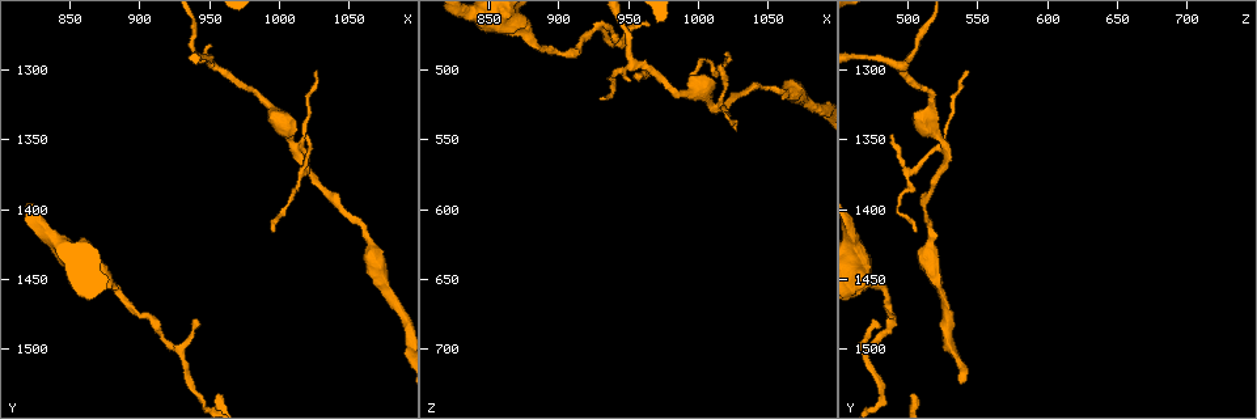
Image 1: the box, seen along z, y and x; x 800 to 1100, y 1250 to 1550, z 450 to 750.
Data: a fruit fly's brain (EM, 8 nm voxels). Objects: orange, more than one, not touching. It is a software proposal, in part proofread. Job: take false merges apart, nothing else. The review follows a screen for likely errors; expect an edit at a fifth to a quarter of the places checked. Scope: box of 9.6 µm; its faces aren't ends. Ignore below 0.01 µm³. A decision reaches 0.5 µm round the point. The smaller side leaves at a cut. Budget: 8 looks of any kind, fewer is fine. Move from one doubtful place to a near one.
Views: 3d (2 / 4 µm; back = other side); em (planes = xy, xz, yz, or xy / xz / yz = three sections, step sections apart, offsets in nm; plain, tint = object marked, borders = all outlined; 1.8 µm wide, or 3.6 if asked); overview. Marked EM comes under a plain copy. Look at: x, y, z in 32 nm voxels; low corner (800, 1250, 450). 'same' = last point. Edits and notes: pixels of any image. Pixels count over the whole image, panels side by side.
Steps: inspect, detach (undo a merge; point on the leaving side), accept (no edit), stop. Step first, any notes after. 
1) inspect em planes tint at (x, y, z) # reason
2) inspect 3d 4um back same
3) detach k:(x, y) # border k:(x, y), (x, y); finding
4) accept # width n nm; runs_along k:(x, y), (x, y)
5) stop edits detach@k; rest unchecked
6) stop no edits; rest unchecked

inspect em xy step 8 tint at (930, 1502, 470) # a fork

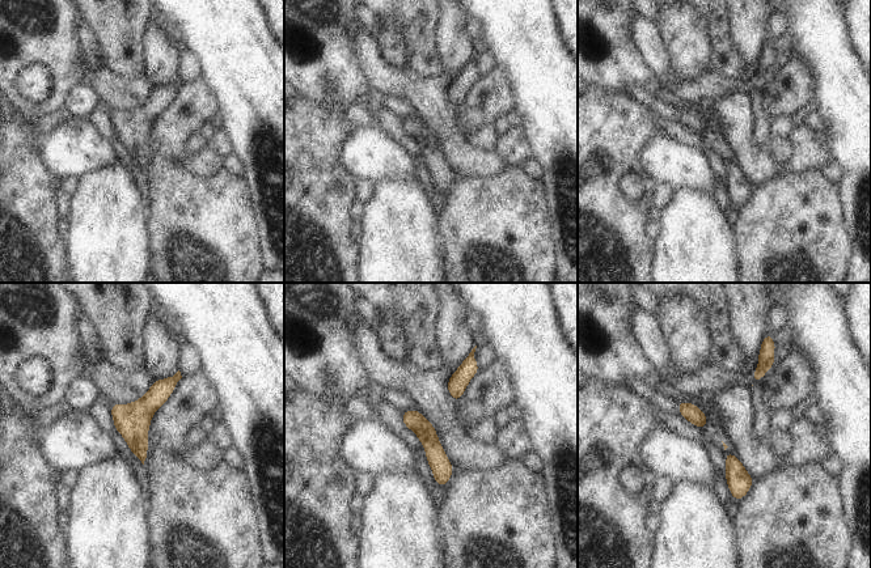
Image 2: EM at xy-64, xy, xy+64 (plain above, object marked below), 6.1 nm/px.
inspect em planes tint same # cut it another way

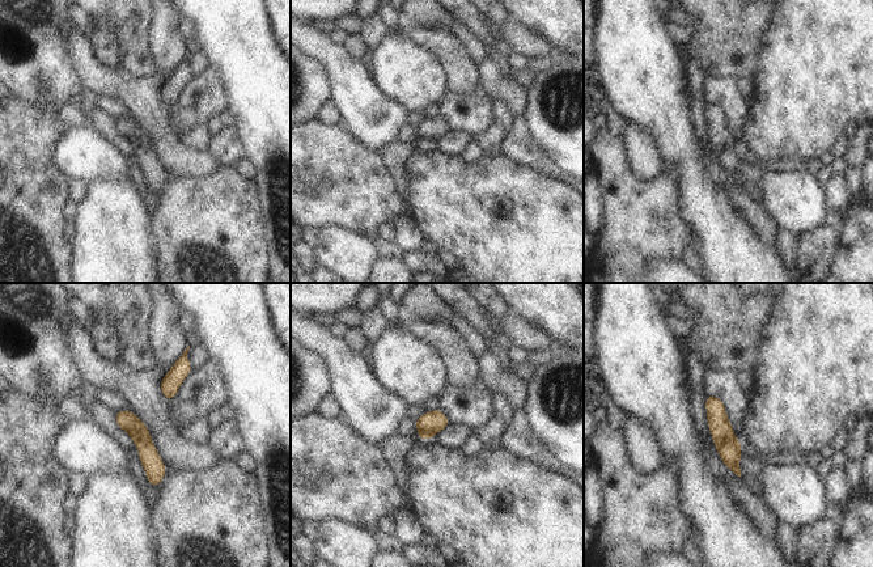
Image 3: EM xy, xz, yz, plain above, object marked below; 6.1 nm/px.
accept # width 120 nm; runs_along 3:(119, 414), (140, 435), (156, 482); one cell here

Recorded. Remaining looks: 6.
inspect 3d 4um back at (1008, 1354, 526) # arms part here

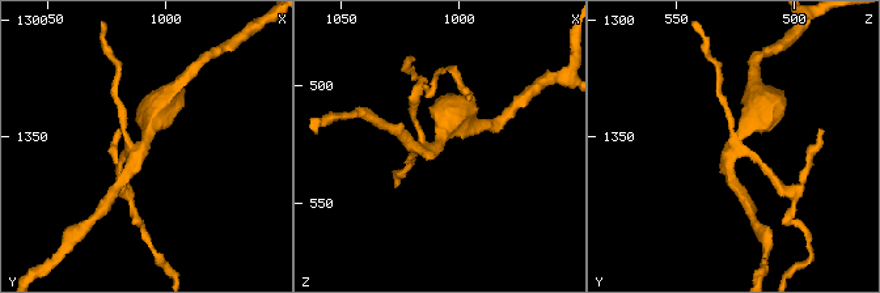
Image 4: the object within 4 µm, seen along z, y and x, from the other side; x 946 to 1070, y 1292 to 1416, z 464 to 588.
inspect em xy step 8 tint at (1009, 1353, 525) # now the EM

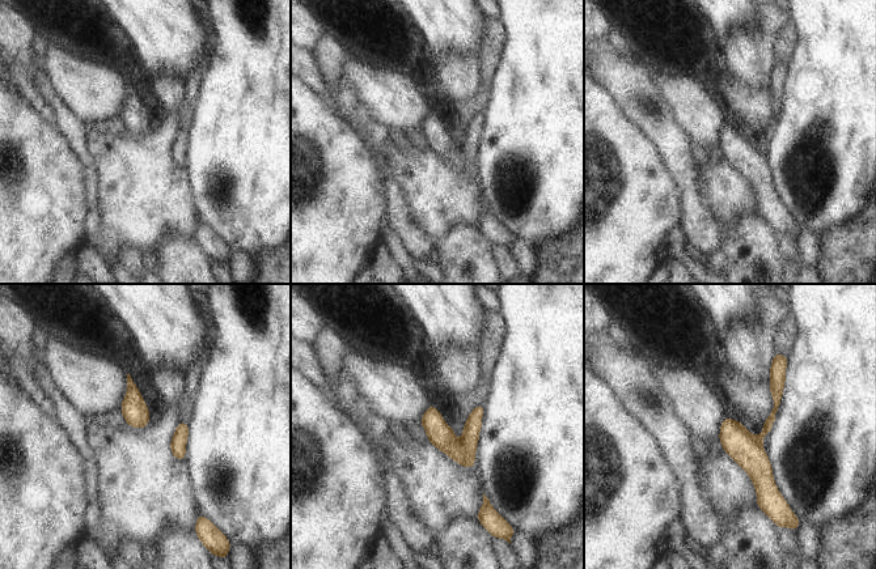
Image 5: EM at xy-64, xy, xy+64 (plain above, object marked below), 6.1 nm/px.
detach 5:(469, 441) # width 160 nm; part_leaving 5:(774, 366), (777, 404), (765, 432); a second cell is stuck on

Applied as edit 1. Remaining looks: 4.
inspect overview # redraw

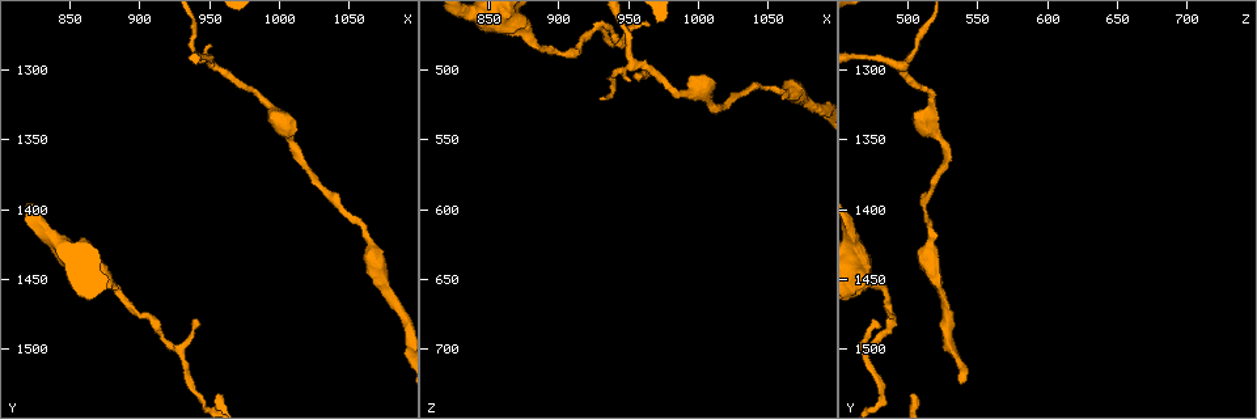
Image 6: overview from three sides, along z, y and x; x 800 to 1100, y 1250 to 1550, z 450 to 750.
inspect 3d 4um at (952, 1298, 496) # branch point

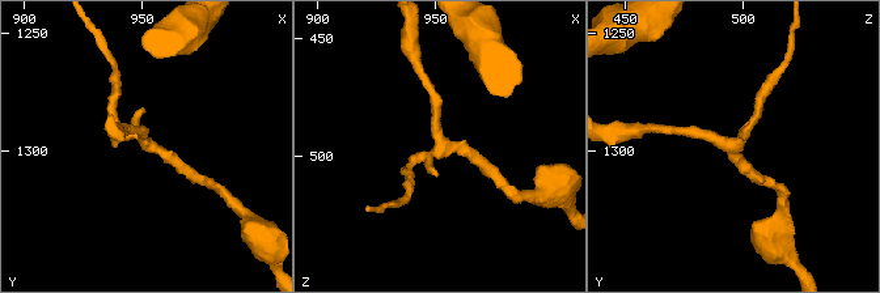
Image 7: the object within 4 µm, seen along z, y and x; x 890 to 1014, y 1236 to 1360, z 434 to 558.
inspect em xz step 8 tint at (953, 1297, 497) # need the tissue

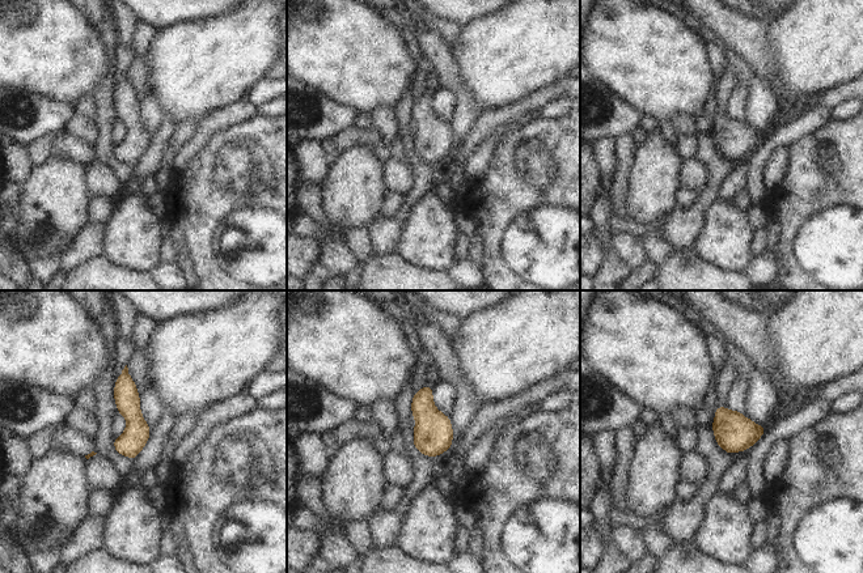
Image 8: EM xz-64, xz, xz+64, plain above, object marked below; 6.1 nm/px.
accept # runs_along 8:(125, 373), (132, 454); all the same cell

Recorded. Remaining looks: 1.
stop edits detach@5; rest unchecked

